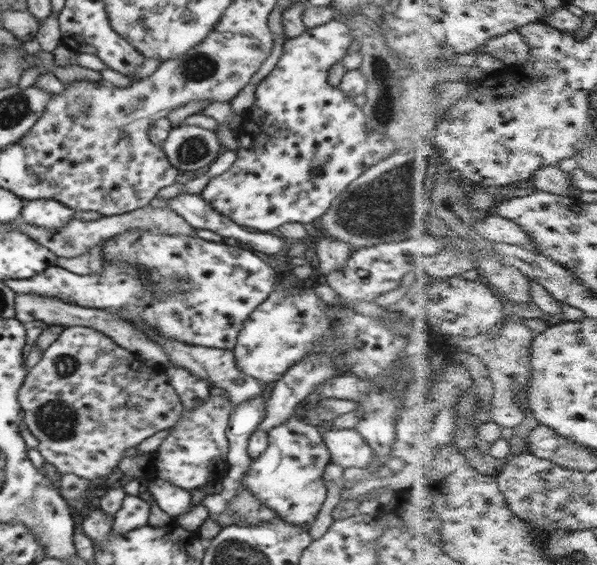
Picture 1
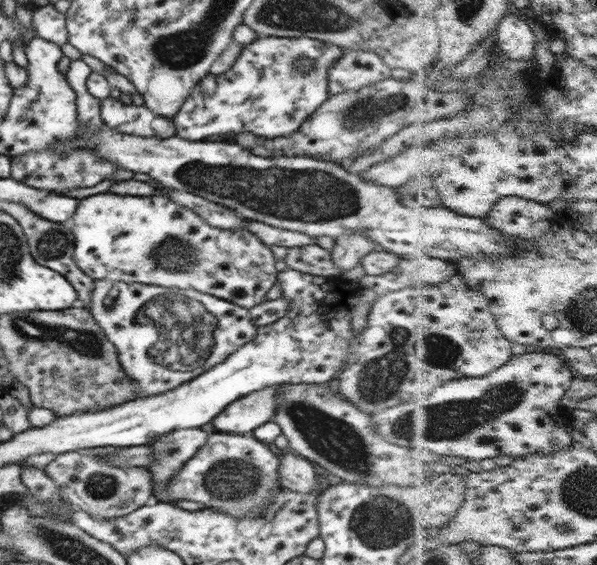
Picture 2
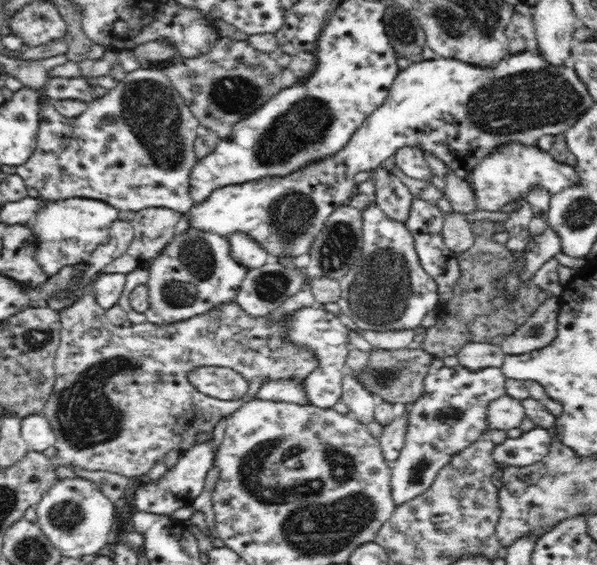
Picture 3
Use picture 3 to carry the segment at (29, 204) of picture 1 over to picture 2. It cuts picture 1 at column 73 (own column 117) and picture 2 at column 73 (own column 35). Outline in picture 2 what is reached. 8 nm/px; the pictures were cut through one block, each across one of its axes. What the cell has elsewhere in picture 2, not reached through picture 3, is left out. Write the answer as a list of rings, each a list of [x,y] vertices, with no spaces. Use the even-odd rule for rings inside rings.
[[[159,192],[150,196],[98,193],[79,200],[72,216],[70,231],[74,234],[74,254],[76,265],[94,280],[108,279],[126,283],[138,282],[198,290],[202,294],[212,294],[222,300],[234,302],[250,310],[254,305],[266,301],[266,293],[277,284],[276,258],[270,245],[263,243],[246,228],[222,229],[210,223],[192,210],[169,200]]]

